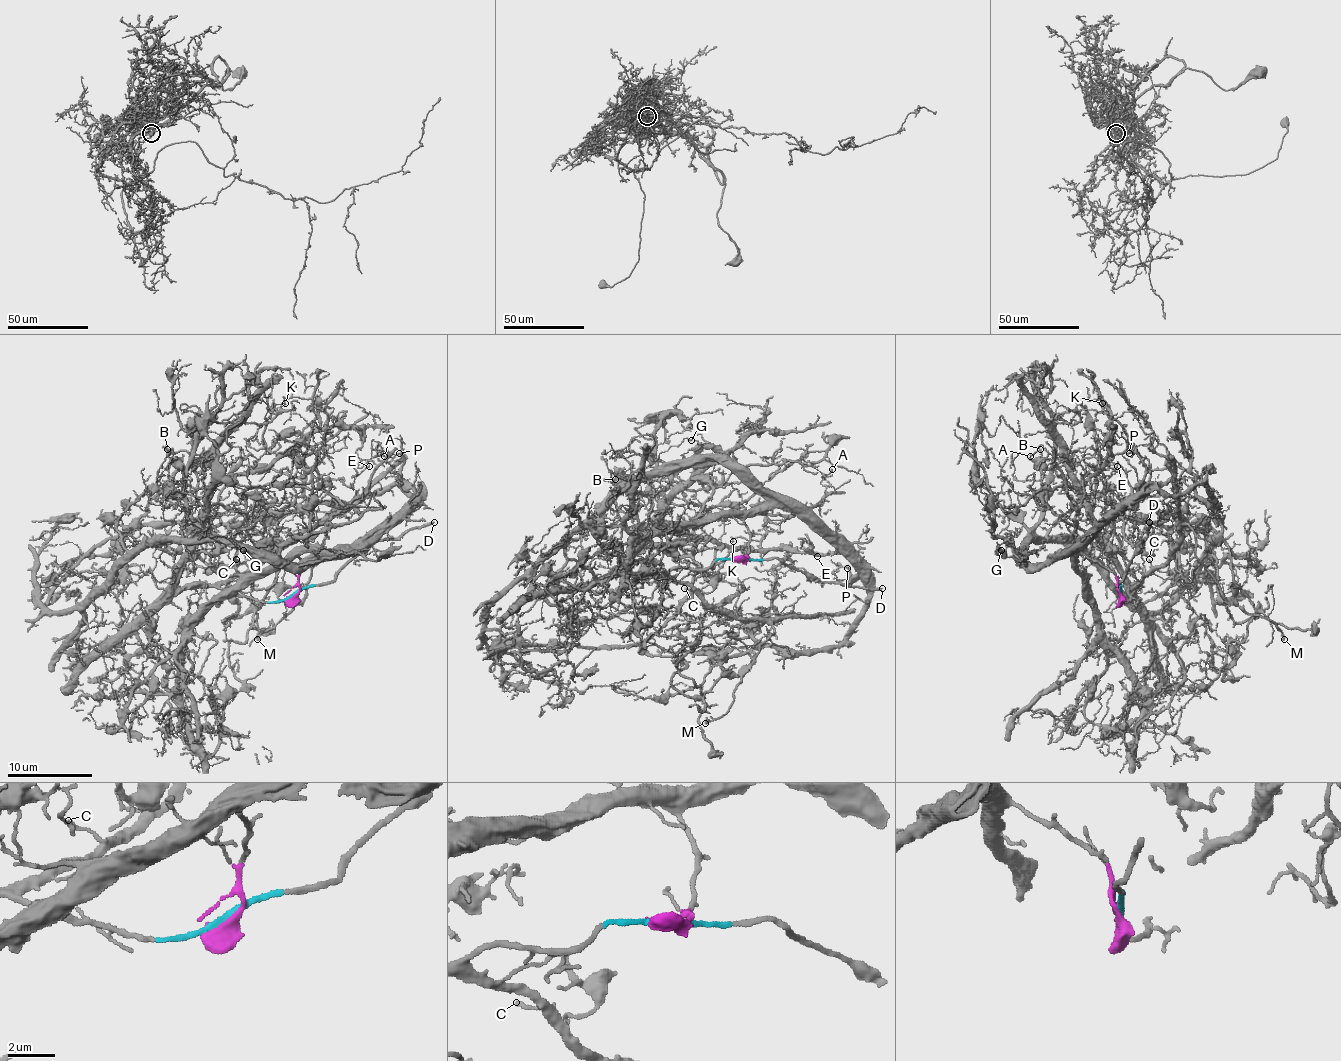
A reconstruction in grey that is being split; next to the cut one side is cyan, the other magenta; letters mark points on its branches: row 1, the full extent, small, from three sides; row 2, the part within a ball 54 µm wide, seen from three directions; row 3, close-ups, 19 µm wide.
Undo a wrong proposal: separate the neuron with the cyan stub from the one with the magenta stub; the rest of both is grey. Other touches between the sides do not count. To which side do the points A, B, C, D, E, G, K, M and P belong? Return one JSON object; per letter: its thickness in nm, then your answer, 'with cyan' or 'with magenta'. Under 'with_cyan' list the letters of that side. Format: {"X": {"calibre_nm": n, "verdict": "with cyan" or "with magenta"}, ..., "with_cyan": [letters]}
{"A": {"calibre_nm": 120, "verdict": "with magenta"}, "B": {"calibre_nm": 160, "verdict": "with magenta"}, "C": {"calibre_nm": 130, "verdict": "with cyan"}, "D": {"calibre_nm": 200, "verdict": "with cyan"}, "E": {"calibre_nm": 110, "verdict": "with cyan"}, "G": {"calibre_nm": 120, "verdict": "with magenta"}, "K": {"calibre_nm": 150, "verdict": "with cyan"}, "M": {"calibre_nm": 140, "verdict": "with cyan"}, "P": {"calibre_nm": 110, "verdict": "with magenta"}, "with_cyan": ["C", "D", "E", "K", "M"]}

